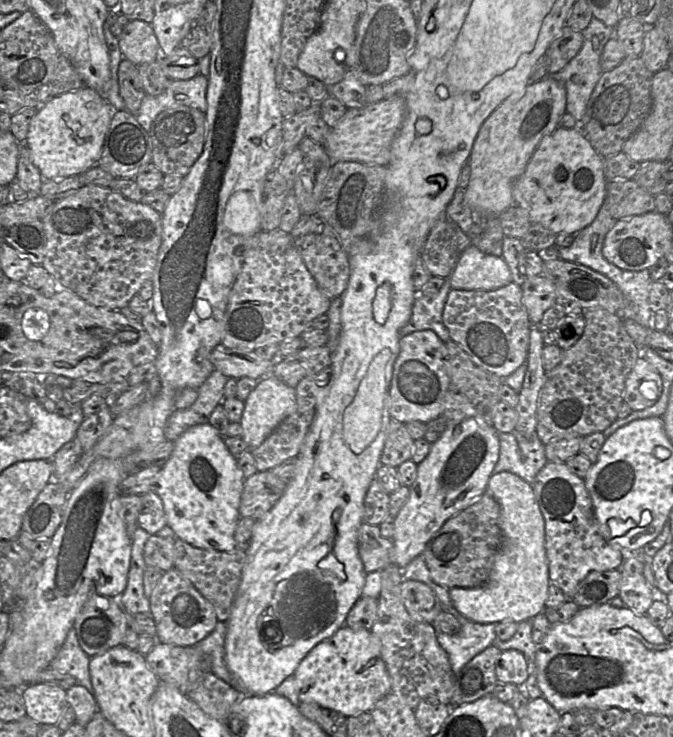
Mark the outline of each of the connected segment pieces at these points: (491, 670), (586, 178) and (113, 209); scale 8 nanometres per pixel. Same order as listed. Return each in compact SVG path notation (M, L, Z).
M489 646L455 674L453 707L474 702L493 693L498 683L495 668L501 653L496 646Z
M558 126L544 136L530 158L524 173L513 186L514 205L524 209L532 224L540 224L557 235L576 234L596 218L606 197L606 178L602 157L596 152L579 127Z
M84 185L54 201L42 219L45 257L42 266L61 288L68 288L86 302L119 310L128 306L147 280L152 280L162 242L162 215L142 202L134 202L110 187Z

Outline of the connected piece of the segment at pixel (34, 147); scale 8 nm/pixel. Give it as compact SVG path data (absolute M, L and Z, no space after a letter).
M83 86L41 104L32 118L24 144L44 180L84 173L97 165L114 110L96 90Z

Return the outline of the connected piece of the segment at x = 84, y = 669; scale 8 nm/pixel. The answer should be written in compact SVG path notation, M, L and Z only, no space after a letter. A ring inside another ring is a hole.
M72 628L58 653L51 661L49 668L70 674L77 680L77 685L85 687L93 694L89 664L90 657L80 647L76 630Z

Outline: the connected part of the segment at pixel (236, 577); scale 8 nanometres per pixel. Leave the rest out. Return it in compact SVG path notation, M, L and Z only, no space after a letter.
M175 539L174 550L174 568L210 602L218 621L228 622L242 580L246 552L240 549L231 552L200 549L180 539Z

